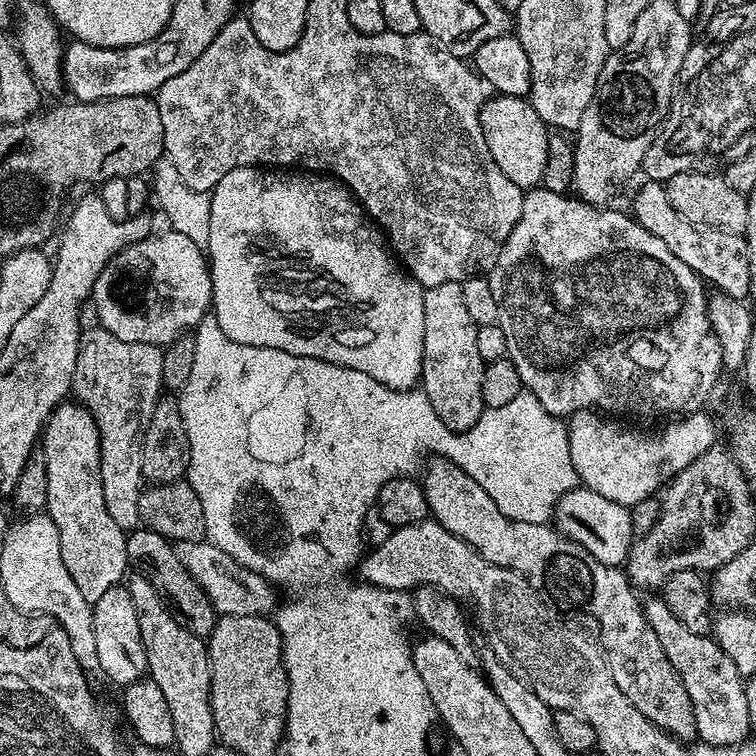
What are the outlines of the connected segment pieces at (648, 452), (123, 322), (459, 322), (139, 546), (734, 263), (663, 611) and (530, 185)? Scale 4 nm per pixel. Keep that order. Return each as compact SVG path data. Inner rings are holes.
M595 410L575 412L567 421L566 427L570 442L570 462L574 462L580 484L594 490L594 494L602 494L602 498L610 498L610 502L625 506L656 496L658 489L665 483L664 472L681 472L683 468L690 466L690 462L694 462L694 458L706 454L706 450L717 443L716 428L706 413L707 411L701 410L675 422L665 423L668 425L661 432L654 433L652 440L647 440L642 433L631 432L630 429L615 424L612 421L615 419Z
M171 230L148 236L142 242L124 248L98 274L90 300L97 304L100 327L122 338L122 342L142 342L167 346L186 330L195 329L209 315L212 306L212 274L205 253L185 235Z
M442 282L442 286L434 286L424 290L423 322L426 326L426 334L422 342L422 391L430 398L430 406L434 406L434 414L442 418L442 422L452 432L465 432L478 422L478 418L484 413L484 399L482 398L482 378L484 377L485 360L482 354L478 354L477 325L474 318L466 310L466 301L462 299L462 283Z
M140 526L127 533L126 554L129 565L139 575L148 579L150 586L154 586L154 590L160 592L168 607L172 609L184 627L201 638L207 638L212 633L218 614L214 610L210 598L206 598L206 590L202 590L202 586L198 586L198 582L194 582L194 578L190 578L190 570L186 570L186 566L182 566L173 541L154 530Z
M645 179L643 183L644 185L632 196L632 208L630 207L632 219L637 220L646 230L650 230L650 234L654 234L654 238L662 238L662 242L666 242L666 246L670 246L672 253L686 266L690 266L690 270L694 270L701 280L707 282L711 287L713 284L712 288L717 293L737 298L747 297L748 250L743 235L739 232L724 232L720 228L702 228L699 224L690 223L686 218L682 218L682 214L678 214L678 210L674 210L668 197L668 189L661 181Z
M662 598L645 599L643 606L650 630L658 634L658 642L662 642L662 650L666 650L670 666L674 666L682 686L686 686L686 694L690 694L697 737L706 744L744 743L750 736L750 710L746 707L744 680L738 674L738 666L722 654L711 635L703 636L694 634L694 630L686 630L686 626L670 614L670 606L666 606Z
M493 95L485 99L480 107L480 121L486 146L494 162L498 162L498 170L502 170L502 174L506 174L506 178L510 178L510 182L514 182L519 188L531 190L537 187L548 168L550 129L542 118L538 118L538 110L534 110L531 99Z

